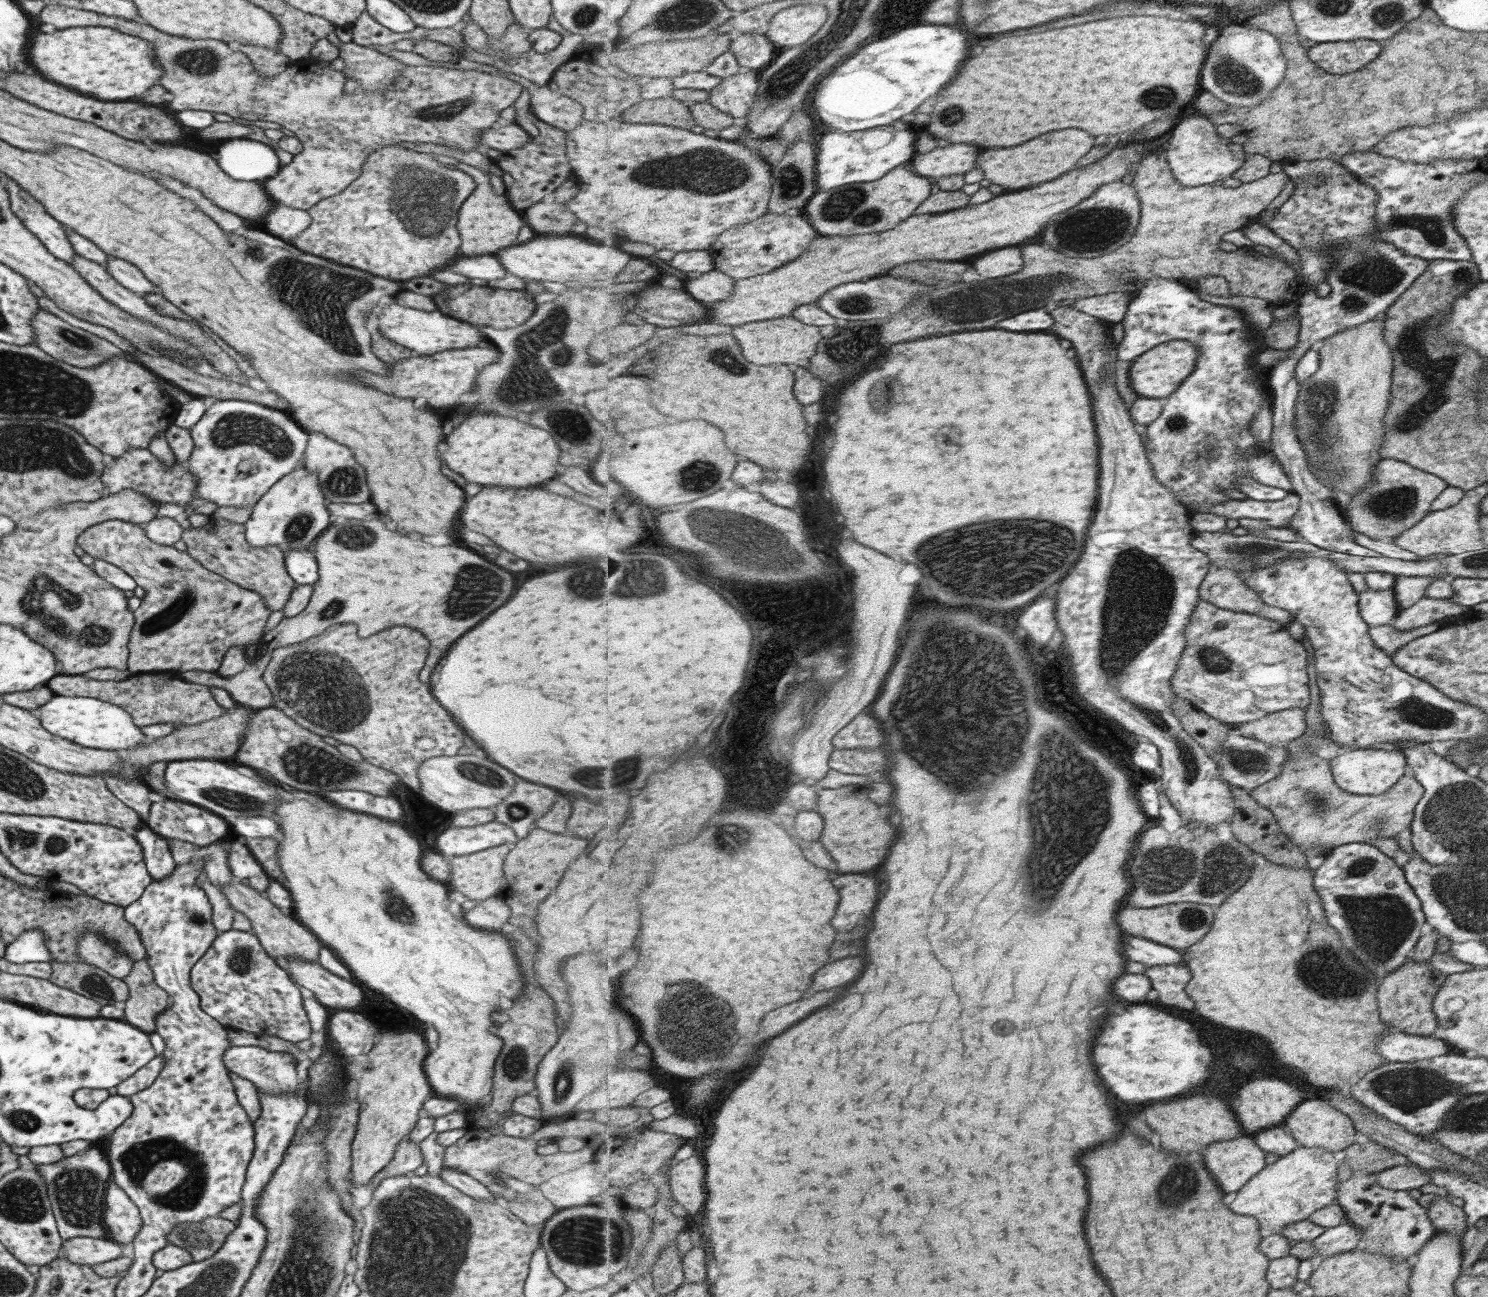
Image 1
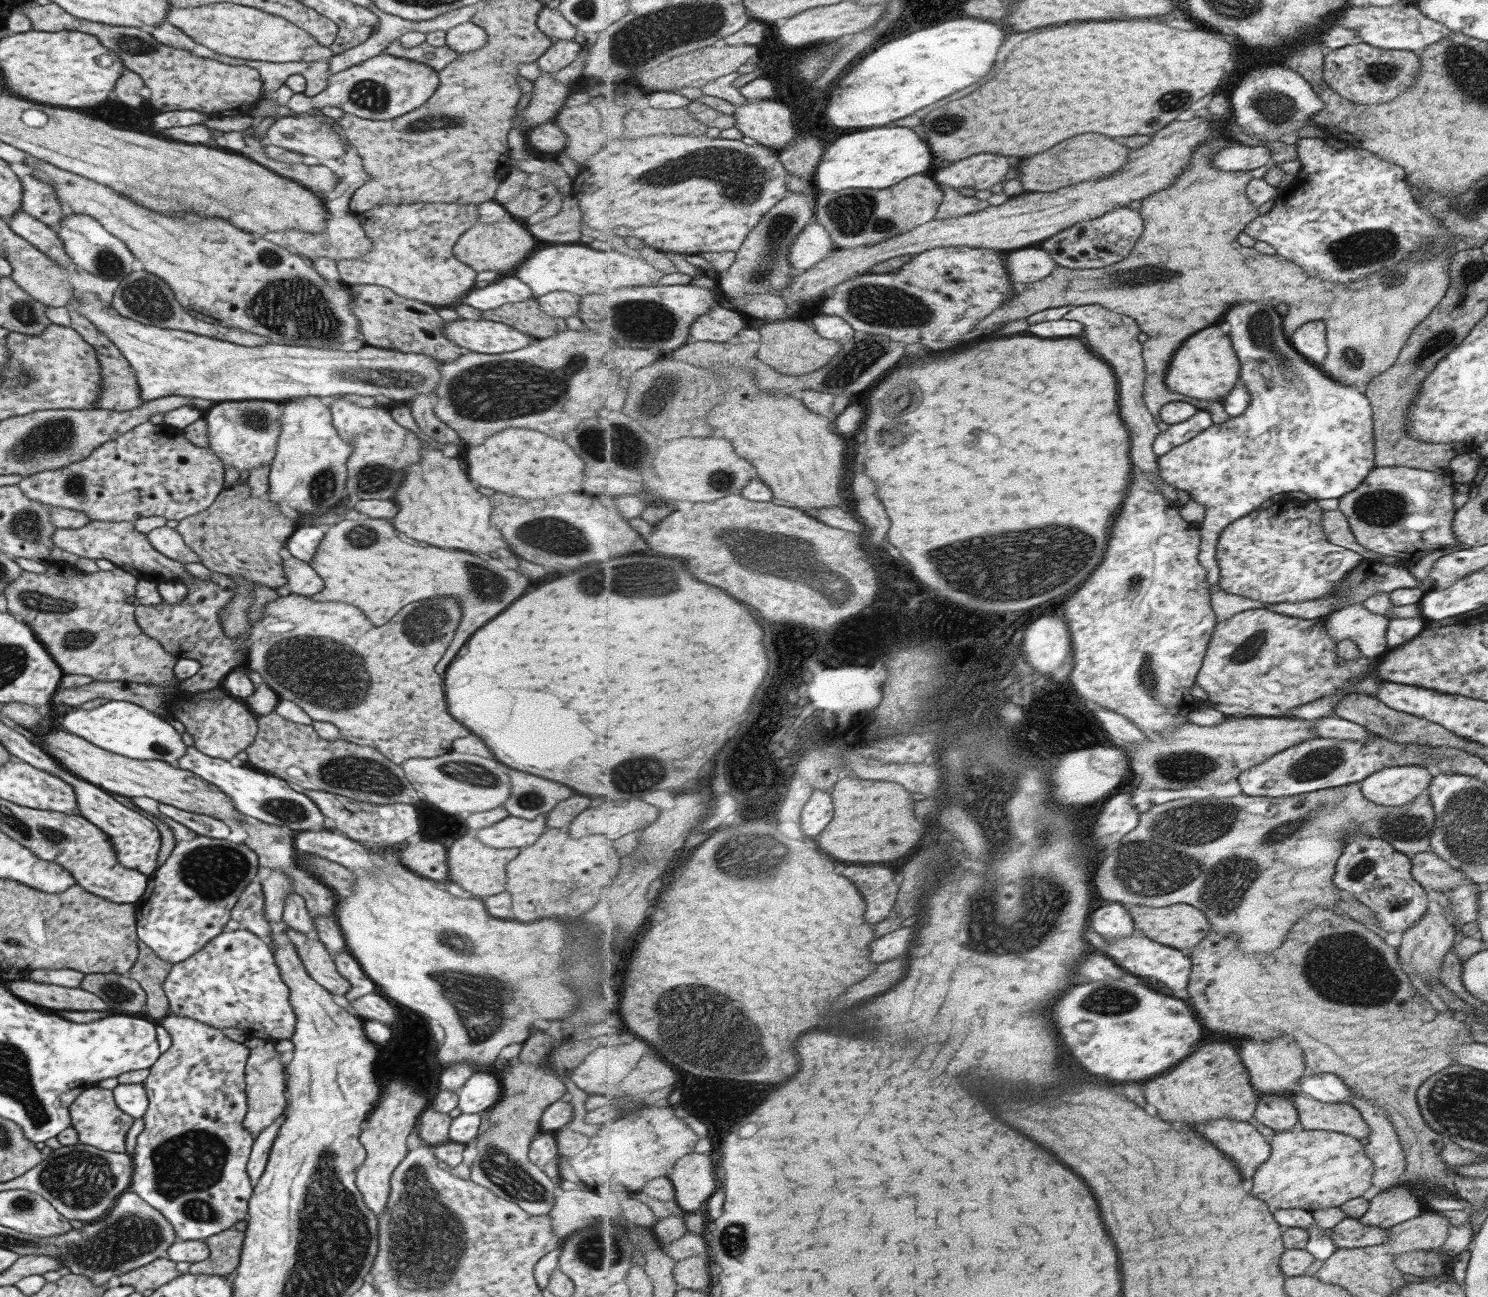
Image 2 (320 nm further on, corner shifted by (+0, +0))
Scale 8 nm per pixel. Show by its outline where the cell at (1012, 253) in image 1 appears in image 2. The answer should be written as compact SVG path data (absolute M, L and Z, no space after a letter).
M1039 246L1017 250L1011 254L1011 277L1017 282L1039 282L1053 275L1059 266L1055 260Z

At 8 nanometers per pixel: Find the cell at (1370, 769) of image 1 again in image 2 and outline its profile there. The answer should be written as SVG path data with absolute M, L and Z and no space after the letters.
M1390 766L1359 782L1363 797L1377 806L1404 806L1427 791L1433 777L1425 767Z

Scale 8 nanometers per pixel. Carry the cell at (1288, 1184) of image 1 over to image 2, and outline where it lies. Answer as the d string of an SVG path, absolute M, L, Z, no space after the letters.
M1297 1126L1275 1131L1269 1143L1271 1160L1255 1174L1253 1192L1255 1196L1263 1196L1275 1210L1291 1208L1312 1213L1339 1207L1347 1200L1364 1196L1372 1186L1374 1166L1364 1145L1355 1137Z

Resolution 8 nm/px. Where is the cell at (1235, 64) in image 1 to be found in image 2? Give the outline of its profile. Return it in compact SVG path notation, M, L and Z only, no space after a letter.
M1267 65L1255 67L1245 73L1229 95L1235 123L1243 132L1258 140L1279 140L1285 144L1296 143L1299 128L1307 126L1309 118L1324 110L1324 102L1316 95L1311 84L1288 67Z

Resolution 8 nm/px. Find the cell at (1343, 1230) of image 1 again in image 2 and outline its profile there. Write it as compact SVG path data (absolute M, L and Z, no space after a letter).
M1405 1185L1380 1190L1369 1198L1367 1212L1359 1218L1359 1222L1365 1226L1383 1229L1406 1223L1406 1220L1421 1214L1417 1195Z

